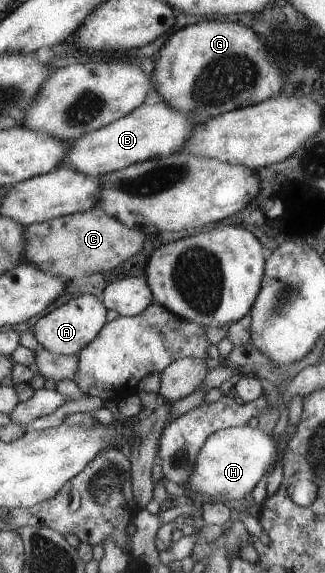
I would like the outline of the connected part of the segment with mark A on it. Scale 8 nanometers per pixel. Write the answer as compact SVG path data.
M82 294L41 317L33 332L39 346L46 350L55 354L78 354L96 339L101 327L107 322L105 313L105 304L98 297L92 294Z

